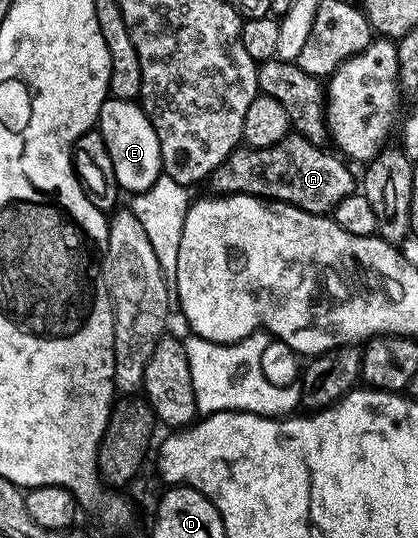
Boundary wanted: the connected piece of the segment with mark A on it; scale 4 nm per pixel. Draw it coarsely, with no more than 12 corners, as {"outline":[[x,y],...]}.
{"outline":[[291,133],[239,146],[214,195],[256,195],[313,215],[355,194],[337,154]]}

